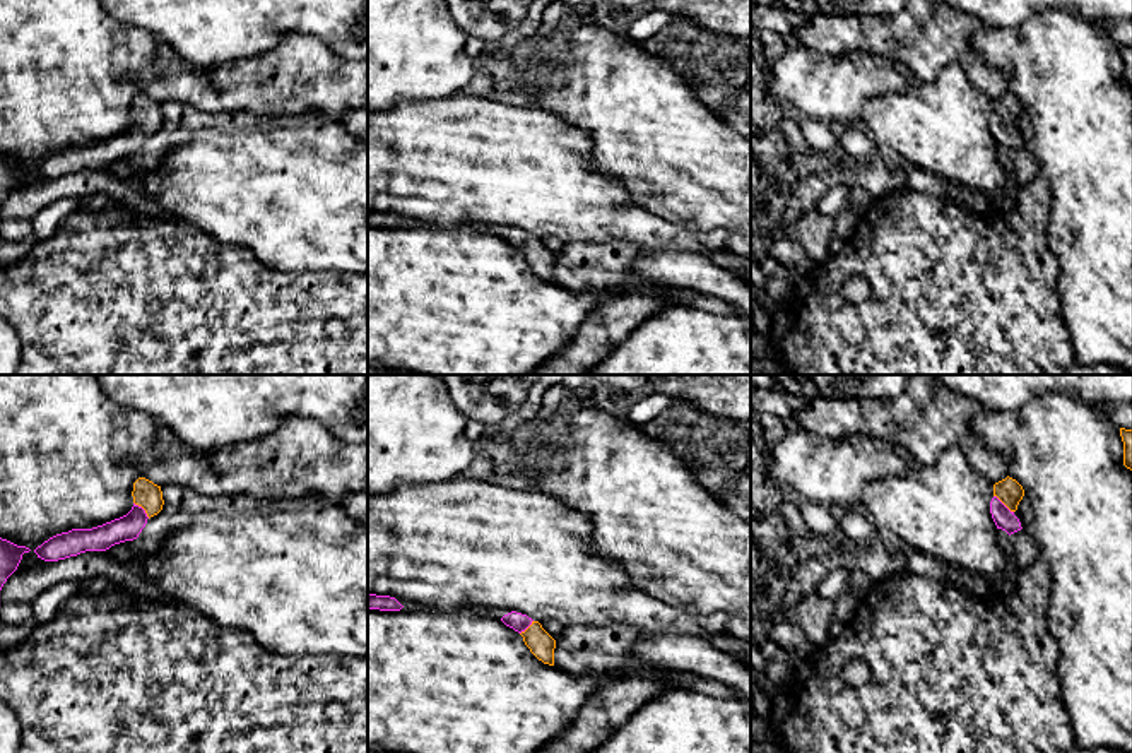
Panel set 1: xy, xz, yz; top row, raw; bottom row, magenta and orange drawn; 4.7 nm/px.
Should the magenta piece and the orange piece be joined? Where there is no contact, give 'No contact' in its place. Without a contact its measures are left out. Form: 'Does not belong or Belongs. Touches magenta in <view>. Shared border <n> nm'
Belongs. Touches magenta in yz. Shared border 130 nm

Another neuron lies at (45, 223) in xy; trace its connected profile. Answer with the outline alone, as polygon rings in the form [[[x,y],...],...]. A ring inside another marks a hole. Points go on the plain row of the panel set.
[[[60,199],[41,209],[31,221],[31,233],[22,241],[0,238],[0,265],[10,265],[24,258],[32,245],[55,234],[56,228],[72,214],[80,210],[79,199]]]

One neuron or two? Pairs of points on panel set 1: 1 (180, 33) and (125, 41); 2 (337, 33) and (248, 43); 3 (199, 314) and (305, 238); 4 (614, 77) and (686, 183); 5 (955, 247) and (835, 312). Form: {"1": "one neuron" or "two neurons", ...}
{"1": "two neurons", "2": "one neuron", "3": "two neurons", "4": "one neuron", "5": "one neuron"}

